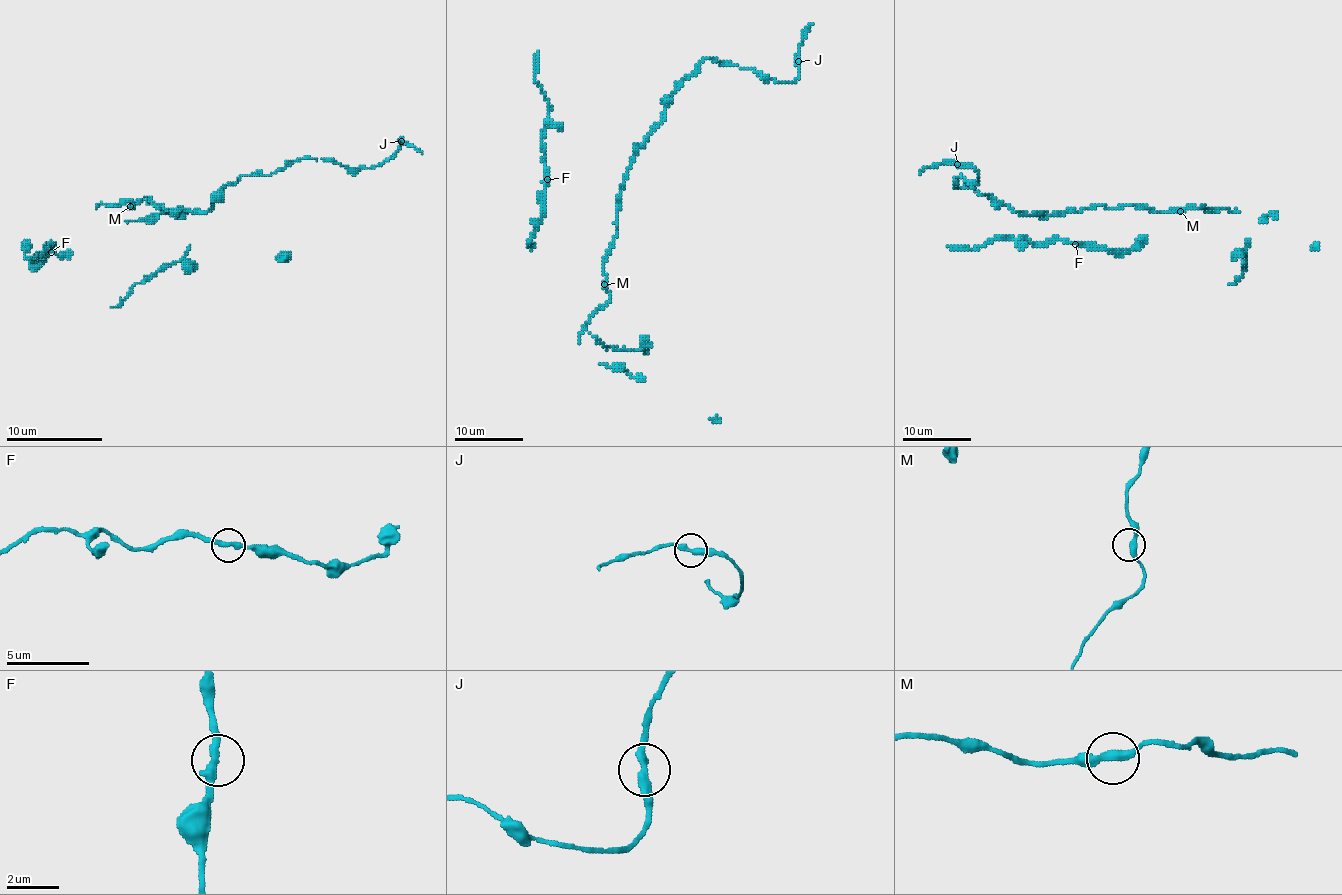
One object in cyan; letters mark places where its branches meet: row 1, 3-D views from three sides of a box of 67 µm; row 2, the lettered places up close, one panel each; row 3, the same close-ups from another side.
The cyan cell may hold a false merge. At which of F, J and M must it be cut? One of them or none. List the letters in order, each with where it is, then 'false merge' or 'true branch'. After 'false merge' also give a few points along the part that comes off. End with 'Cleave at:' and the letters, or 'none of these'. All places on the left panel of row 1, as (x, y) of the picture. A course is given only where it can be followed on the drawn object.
F: place (51, 252); true branch
J: place (401, 141); true branch
M: place (130, 206); true branch
Cleave at: none of these

